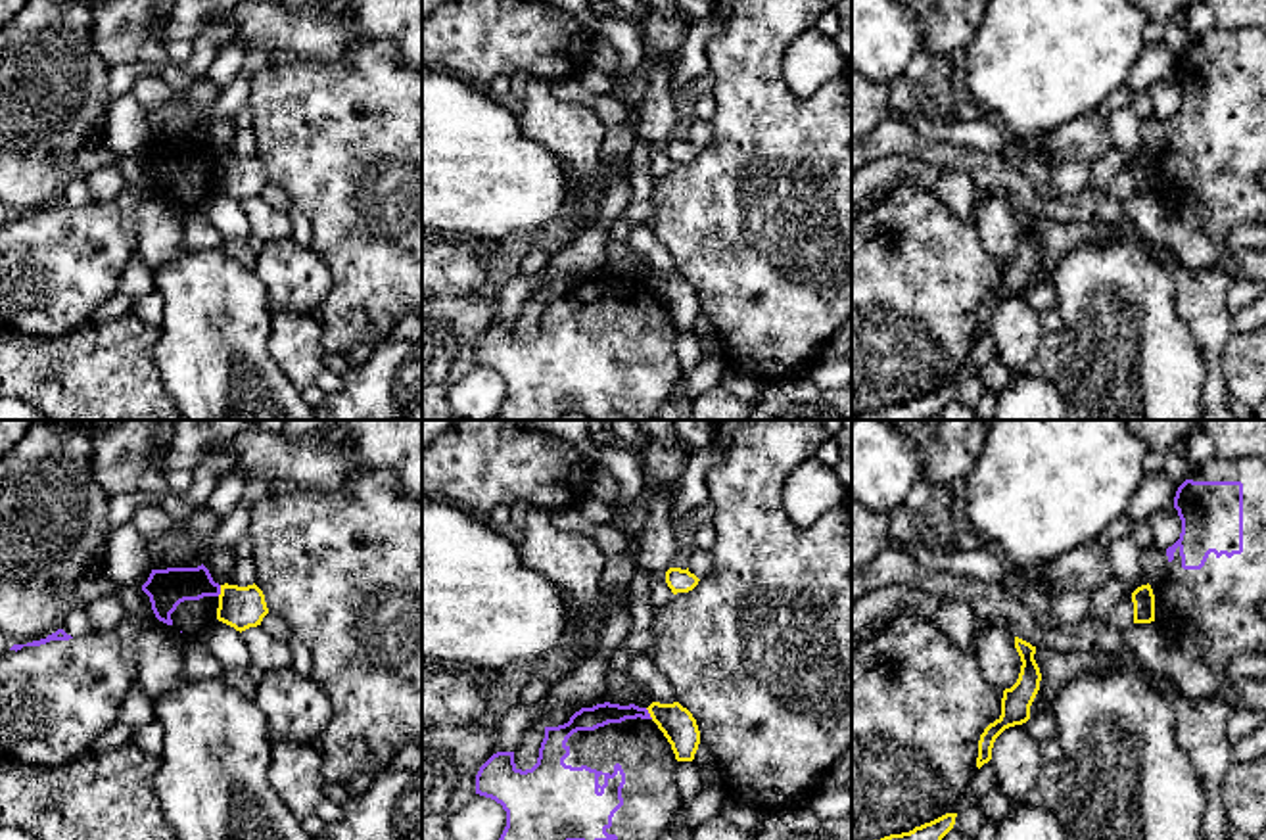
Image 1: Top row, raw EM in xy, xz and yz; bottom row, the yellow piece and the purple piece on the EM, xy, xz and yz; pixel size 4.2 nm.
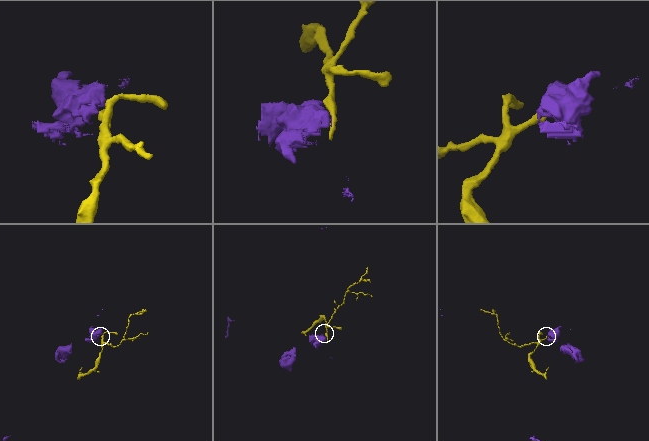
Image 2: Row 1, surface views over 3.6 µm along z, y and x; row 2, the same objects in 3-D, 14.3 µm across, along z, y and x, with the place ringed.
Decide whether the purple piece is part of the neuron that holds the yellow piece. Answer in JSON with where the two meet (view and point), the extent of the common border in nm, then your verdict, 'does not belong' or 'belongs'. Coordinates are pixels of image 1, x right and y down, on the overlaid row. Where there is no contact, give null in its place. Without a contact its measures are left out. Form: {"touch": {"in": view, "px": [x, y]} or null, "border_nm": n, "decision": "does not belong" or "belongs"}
{"touch": {"in": "xy", "px": [221, 591]}, "border_nm": 50, "decision": "does not belong"}

